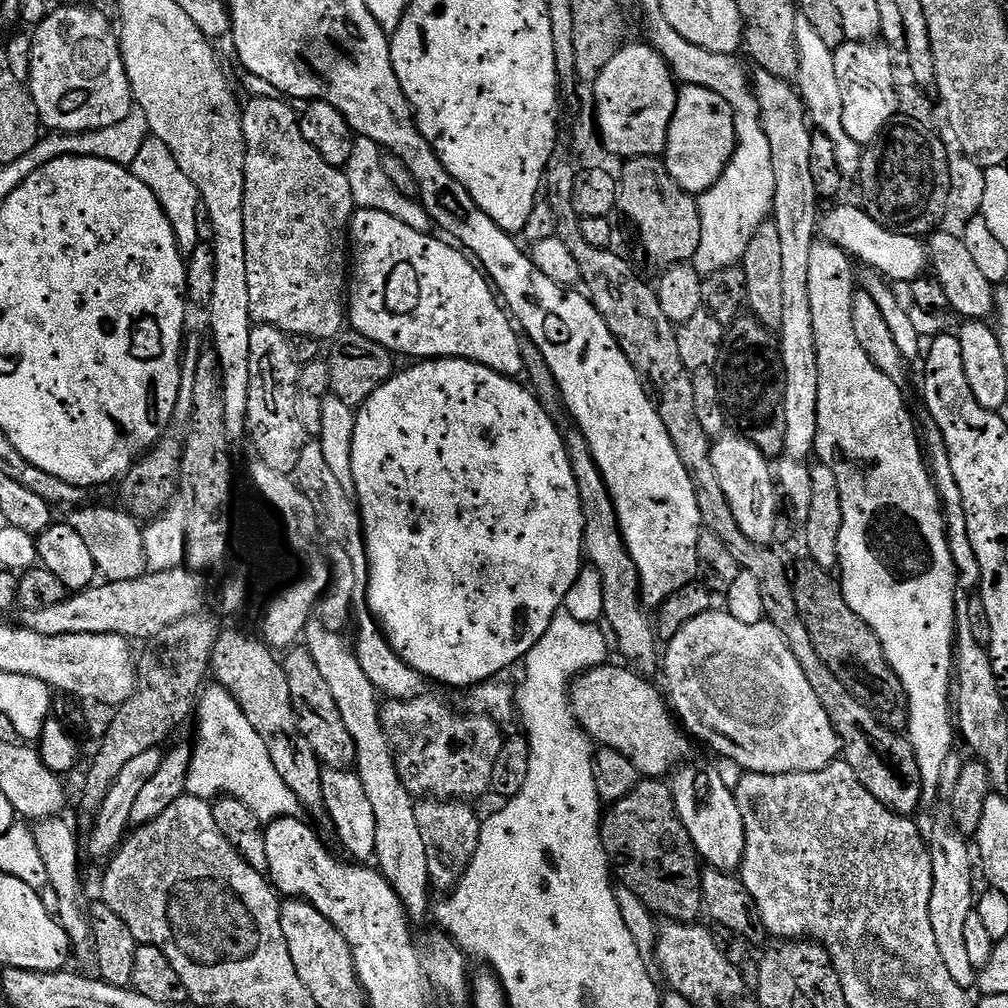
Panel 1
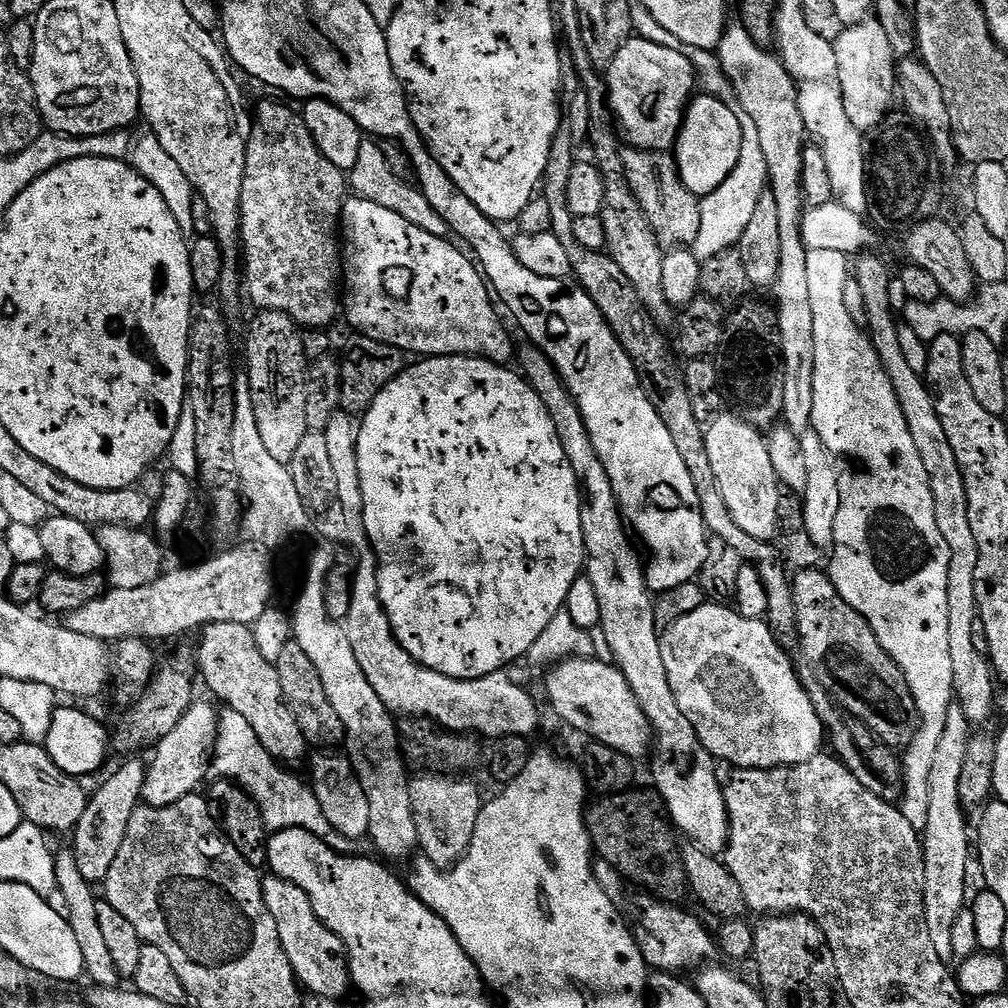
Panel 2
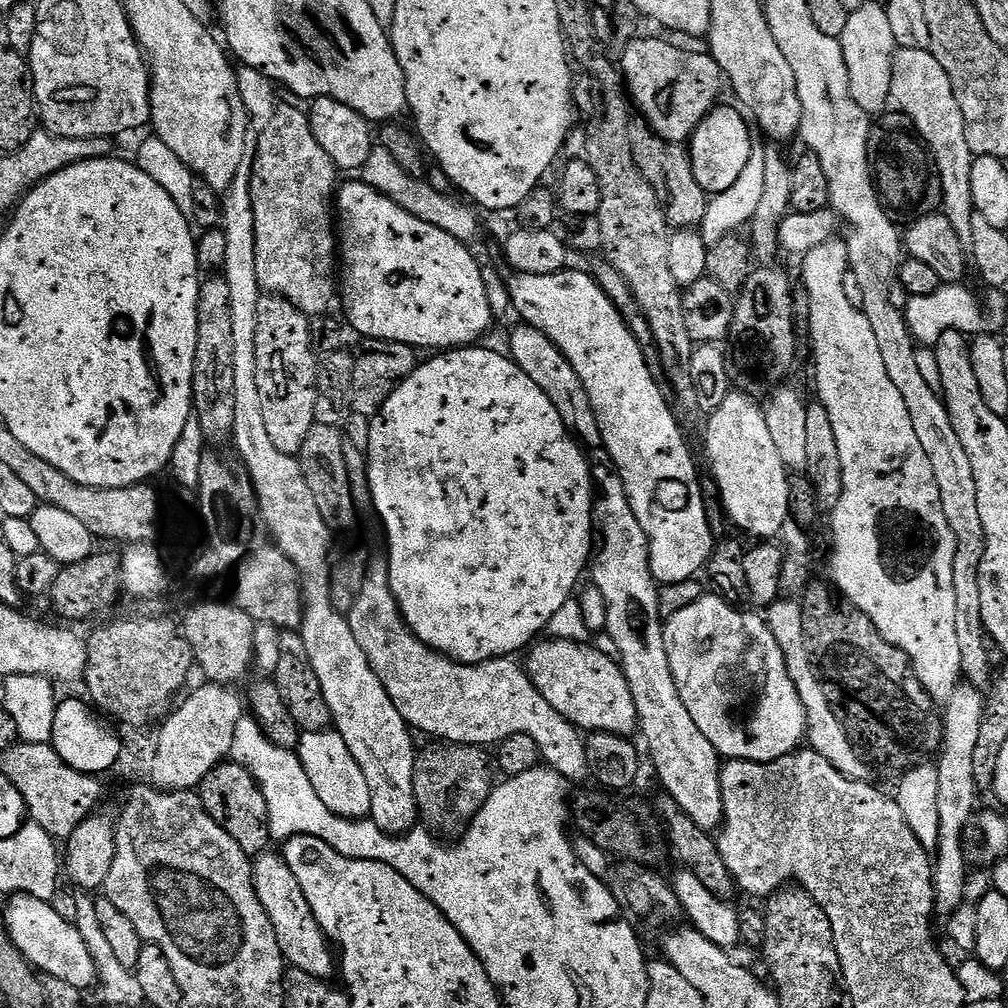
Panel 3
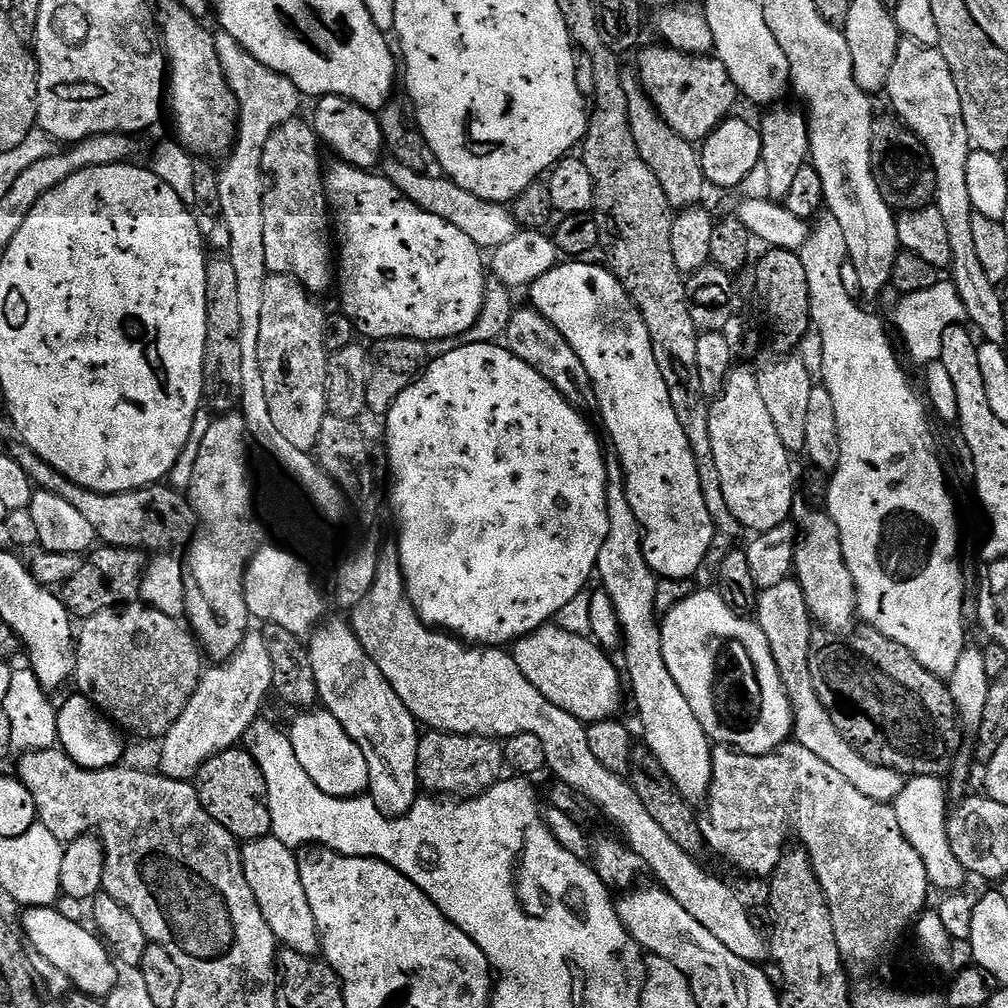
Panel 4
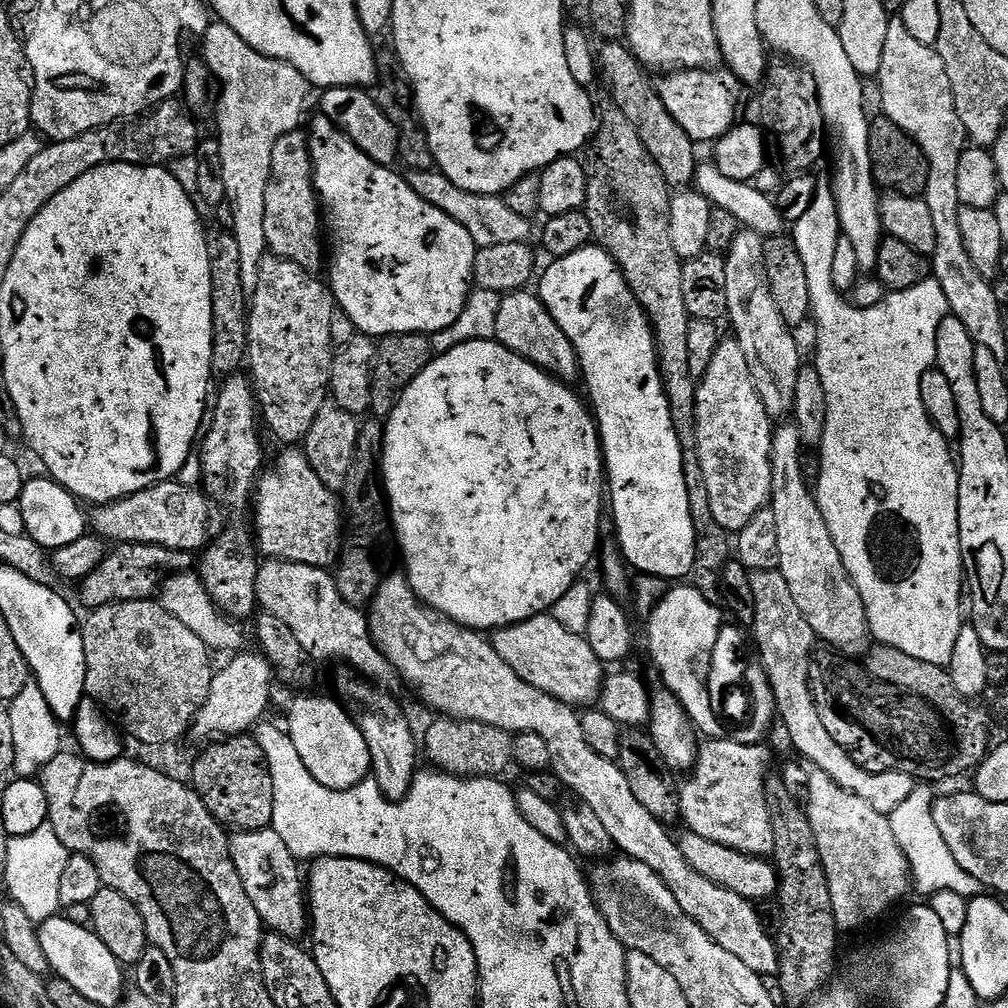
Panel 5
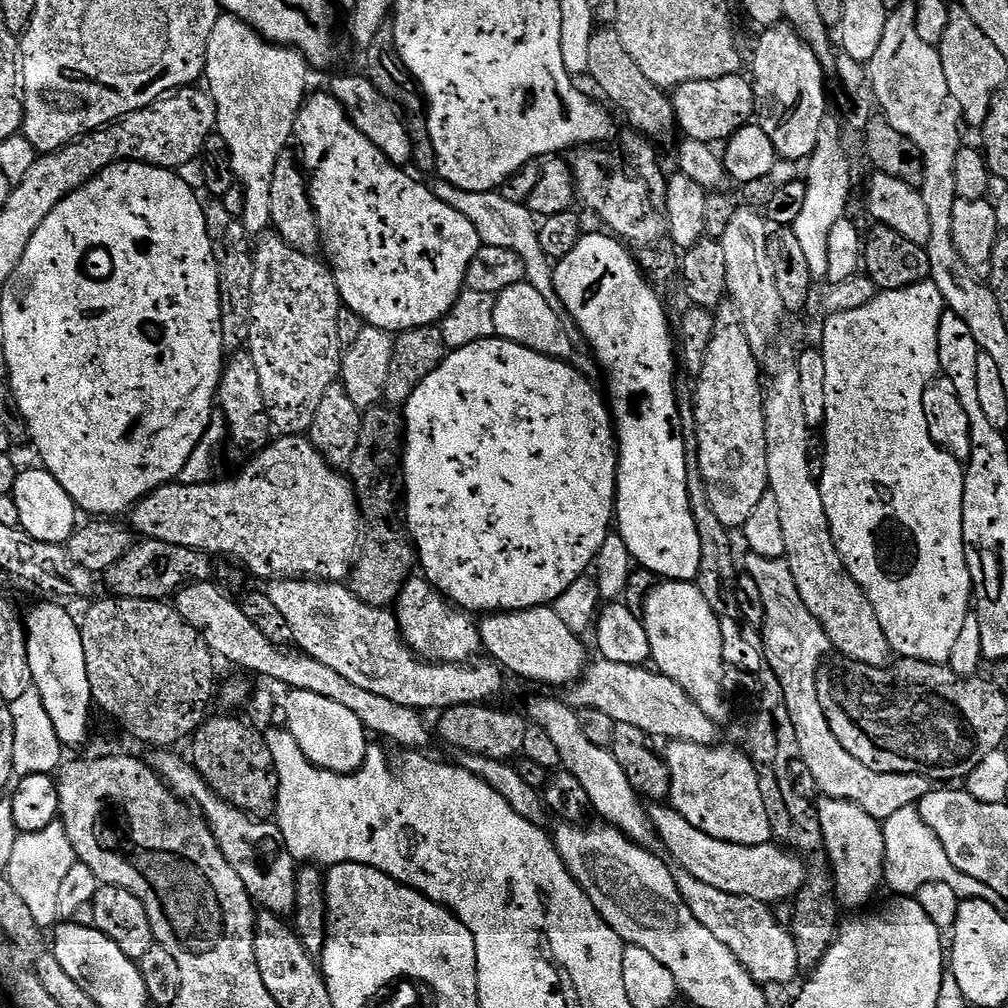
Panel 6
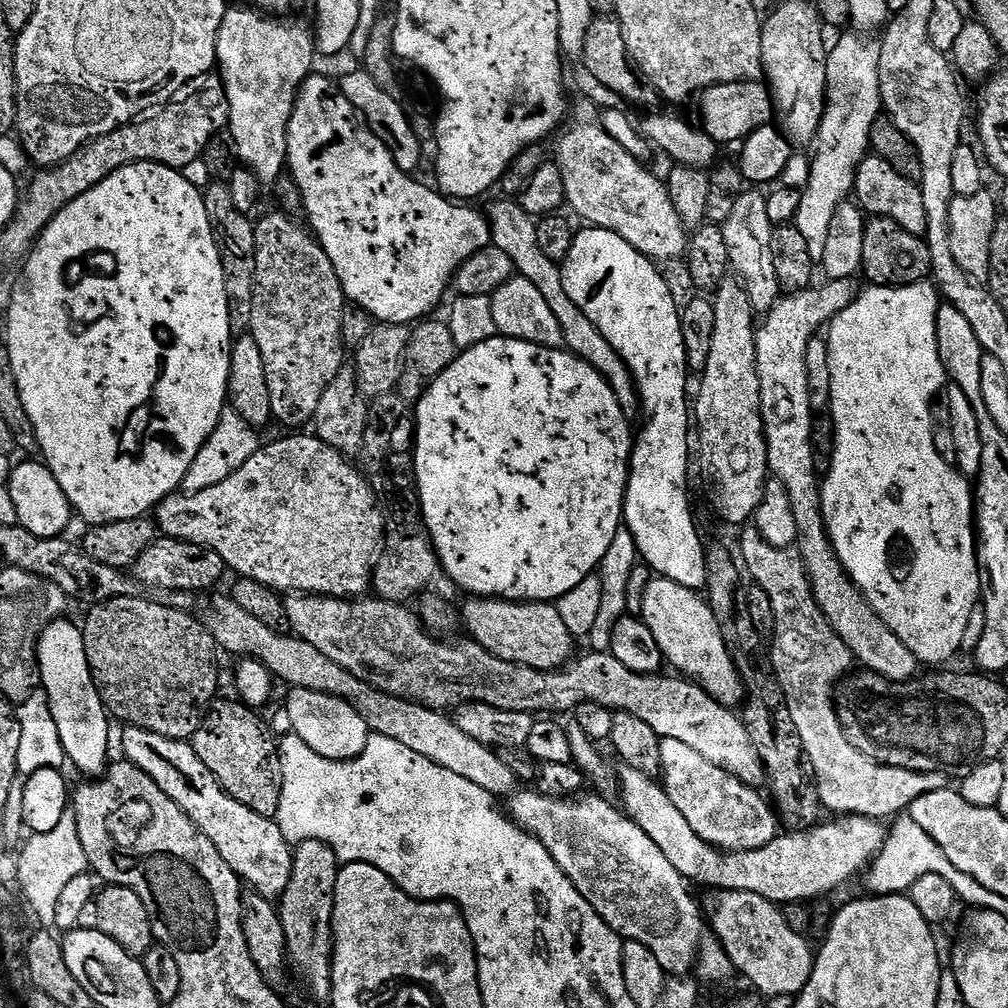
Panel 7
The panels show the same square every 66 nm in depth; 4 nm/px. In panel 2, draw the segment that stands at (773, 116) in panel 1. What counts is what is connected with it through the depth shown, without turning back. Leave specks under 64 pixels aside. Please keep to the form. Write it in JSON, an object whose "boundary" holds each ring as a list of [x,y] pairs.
{"boundary":[[[736,22],[724,29],[724,37],[718,49],[720,69],[732,84],[735,99],[740,99],[739,107],[758,126],[759,141],[762,152],[765,154],[768,167],[768,181],[771,191],[778,202],[778,226],[782,237],[782,263],[778,265],[778,278],[774,285],[776,300],[776,321],[780,327],[780,345],[784,351],[784,369],[786,370],[786,394],[784,395],[783,421],[787,427],[797,434],[809,431],[814,410],[814,306],[810,302],[810,266],[808,265],[808,247],[802,242],[801,227],[804,222],[806,201],[804,187],[802,186],[802,160],[806,141],[809,135],[806,122],[799,109],[799,96],[796,82],[788,73],[788,67],[775,51],[769,50],[765,45],[754,42],[743,23]]]}

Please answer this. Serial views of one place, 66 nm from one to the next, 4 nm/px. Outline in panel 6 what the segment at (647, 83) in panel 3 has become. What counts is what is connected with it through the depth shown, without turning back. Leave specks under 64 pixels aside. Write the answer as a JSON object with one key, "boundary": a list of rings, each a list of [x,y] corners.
{"boundary":[[[743,75],[686,82],[671,93],[672,105],[676,111],[676,123],[679,131],[687,139],[697,140],[703,144],[715,145],[716,140],[727,142],[728,139],[744,128],[753,119],[756,111],[756,95],[752,89],[751,79]]]}

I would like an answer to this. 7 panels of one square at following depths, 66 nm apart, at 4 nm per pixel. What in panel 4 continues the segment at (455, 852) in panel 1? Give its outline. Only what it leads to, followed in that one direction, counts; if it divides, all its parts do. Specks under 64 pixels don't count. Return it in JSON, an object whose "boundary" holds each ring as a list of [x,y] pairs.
{"boundary":[[[431,730],[425,731],[420,737],[416,777],[425,793],[439,794],[444,798],[471,798],[480,796],[505,776],[504,749],[499,739]]]}

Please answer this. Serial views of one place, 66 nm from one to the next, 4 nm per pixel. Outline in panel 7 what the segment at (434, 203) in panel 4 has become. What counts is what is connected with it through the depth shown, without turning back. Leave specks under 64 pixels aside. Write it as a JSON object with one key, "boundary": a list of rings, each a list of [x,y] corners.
{"boundary":[[[499,199],[486,208],[486,219],[492,231],[492,244],[498,250],[502,250],[502,254],[510,254],[513,263],[522,269],[522,274],[530,282],[534,282],[534,286],[538,286],[542,298],[546,298],[547,304],[550,305],[554,318],[558,318],[558,326],[562,326],[564,348],[582,358],[582,362],[590,362],[590,366],[594,366],[594,370],[598,370],[598,374],[606,378],[622,410],[629,414],[635,413],[634,410],[637,411],[638,408],[638,393],[632,372],[614,348],[602,338],[602,334],[598,334],[598,328],[590,322],[590,318],[586,318],[586,314],[582,314],[582,310],[578,310],[578,306],[570,302],[570,294],[566,294],[566,286],[562,282],[561,265],[546,258],[546,254],[542,254],[542,249],[538,247],[537,221],[528,216],[526,210],[522,210],[522,206],[515,199]]]}

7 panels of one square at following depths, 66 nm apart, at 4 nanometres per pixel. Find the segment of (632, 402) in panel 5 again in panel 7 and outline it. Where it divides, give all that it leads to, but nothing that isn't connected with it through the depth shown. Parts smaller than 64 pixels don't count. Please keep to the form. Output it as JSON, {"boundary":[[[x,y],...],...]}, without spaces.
{"boundary":[[[584,226],[573,235],[570,254],[560,273],[570,294],[570,302],[590,318],[598,328],[598,334],[614,348],[632,372],[636,381],[638,404],[644,408],[644,420],[648,425],[637,431],[632,446],[632,459],[628,466],[628,485],[624,491],[623,527],[630,530],[636,543],[639,559],[648,565],[657,577],[678,582],[693,590],[704,588],[706,582],[706,544],[700,541],[696,520],[692,517],[692,504],[688,501],[688,424],[690,428],[690,396],[688,400],[688,376],[686,346],[682,346],[680,308],[672,297],[672,288],[664,281],[657,265],[648,257],[634,250],[626,238],[618,238],[605,228]]]}

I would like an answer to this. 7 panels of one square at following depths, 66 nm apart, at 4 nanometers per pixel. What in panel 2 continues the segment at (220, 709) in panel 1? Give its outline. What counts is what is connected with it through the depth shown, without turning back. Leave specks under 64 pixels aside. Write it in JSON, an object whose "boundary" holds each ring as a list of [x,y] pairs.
{"boundary":[[[231,710],[219,713],[210,757],[210,772],[213,777],[239,784],[256,799],[256,805],[262,810],[262,818],[269,833],[281,832],[287,828],[304,828],[318,837],[326,838],[336,852],[352,854],[357,851],[357,841],[333,831],[326,814],[322,814],[322,806],[316,793],[305,781],[303,784],[298,777],[292,776],[296,774],[276,763],[274,757],[262,746],[262,742],[258,742],[258,734],[250,730],[250,722],[246,722],[242,714]]]}

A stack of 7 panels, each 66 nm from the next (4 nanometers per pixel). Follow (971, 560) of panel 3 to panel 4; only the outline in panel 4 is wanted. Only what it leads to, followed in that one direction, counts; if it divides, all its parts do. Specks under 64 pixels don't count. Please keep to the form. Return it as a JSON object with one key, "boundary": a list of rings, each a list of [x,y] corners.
{"boundary":[[[819,176],[822,179],[824,203],[834,214],[846,241],[848,263],[857,271],[861,295],[877,299],[892,281],[898,244],[896,216],[875,184],[874,176]]]}

